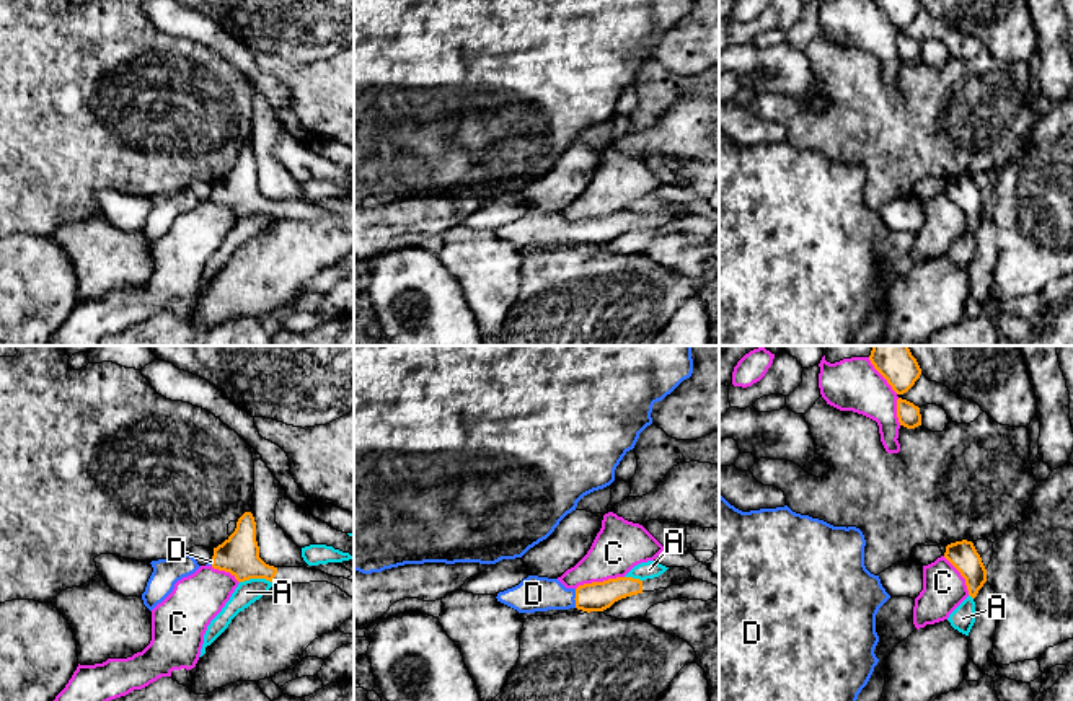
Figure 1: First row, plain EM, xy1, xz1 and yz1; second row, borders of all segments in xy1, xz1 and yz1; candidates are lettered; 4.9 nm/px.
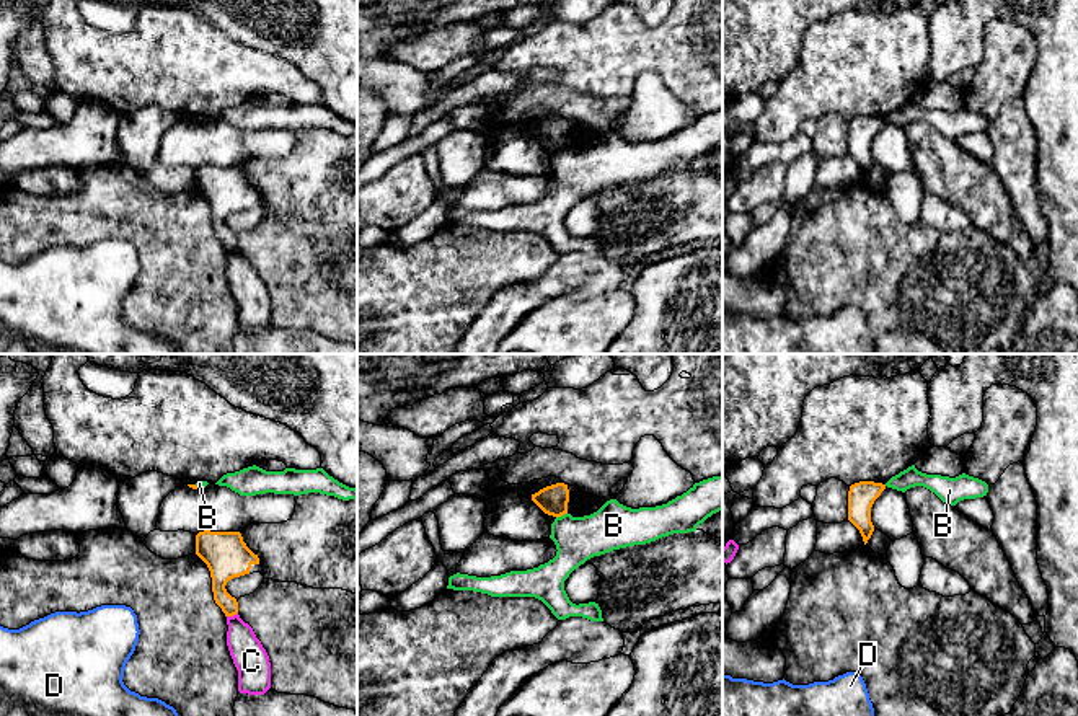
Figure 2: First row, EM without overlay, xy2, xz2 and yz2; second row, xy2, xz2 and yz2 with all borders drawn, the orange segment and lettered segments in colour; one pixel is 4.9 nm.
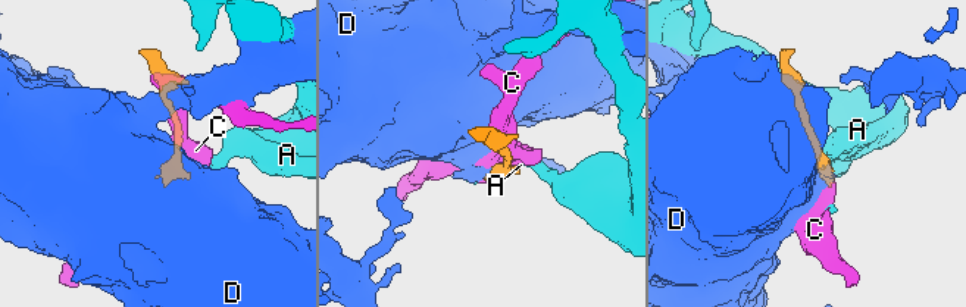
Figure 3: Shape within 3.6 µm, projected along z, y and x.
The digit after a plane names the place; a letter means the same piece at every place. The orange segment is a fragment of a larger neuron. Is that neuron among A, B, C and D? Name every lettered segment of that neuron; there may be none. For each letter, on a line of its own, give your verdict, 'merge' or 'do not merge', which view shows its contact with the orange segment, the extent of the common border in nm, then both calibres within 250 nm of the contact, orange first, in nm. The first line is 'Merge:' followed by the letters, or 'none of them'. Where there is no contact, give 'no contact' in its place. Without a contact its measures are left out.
Merge: D
A: do not merge; contact in xy1; length 170 nm; calibres 200 and 120 nm
B: do not merge; contact in xz2; length 60 nm; calibres 150 and 220 nm
C: do not merge; contact in xz1; length 240 nm; calibres 140 and 260 nm
D: merge; contact in xz1; length 100 nm; calibres 140 and 180 nm

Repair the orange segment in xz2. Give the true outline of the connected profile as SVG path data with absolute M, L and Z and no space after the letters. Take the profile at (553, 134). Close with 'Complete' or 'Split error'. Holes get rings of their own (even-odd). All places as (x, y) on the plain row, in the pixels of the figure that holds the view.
M556 117L532 129L532 135L548 150L561 152L568 148L569 124L564 117Z. Complete

